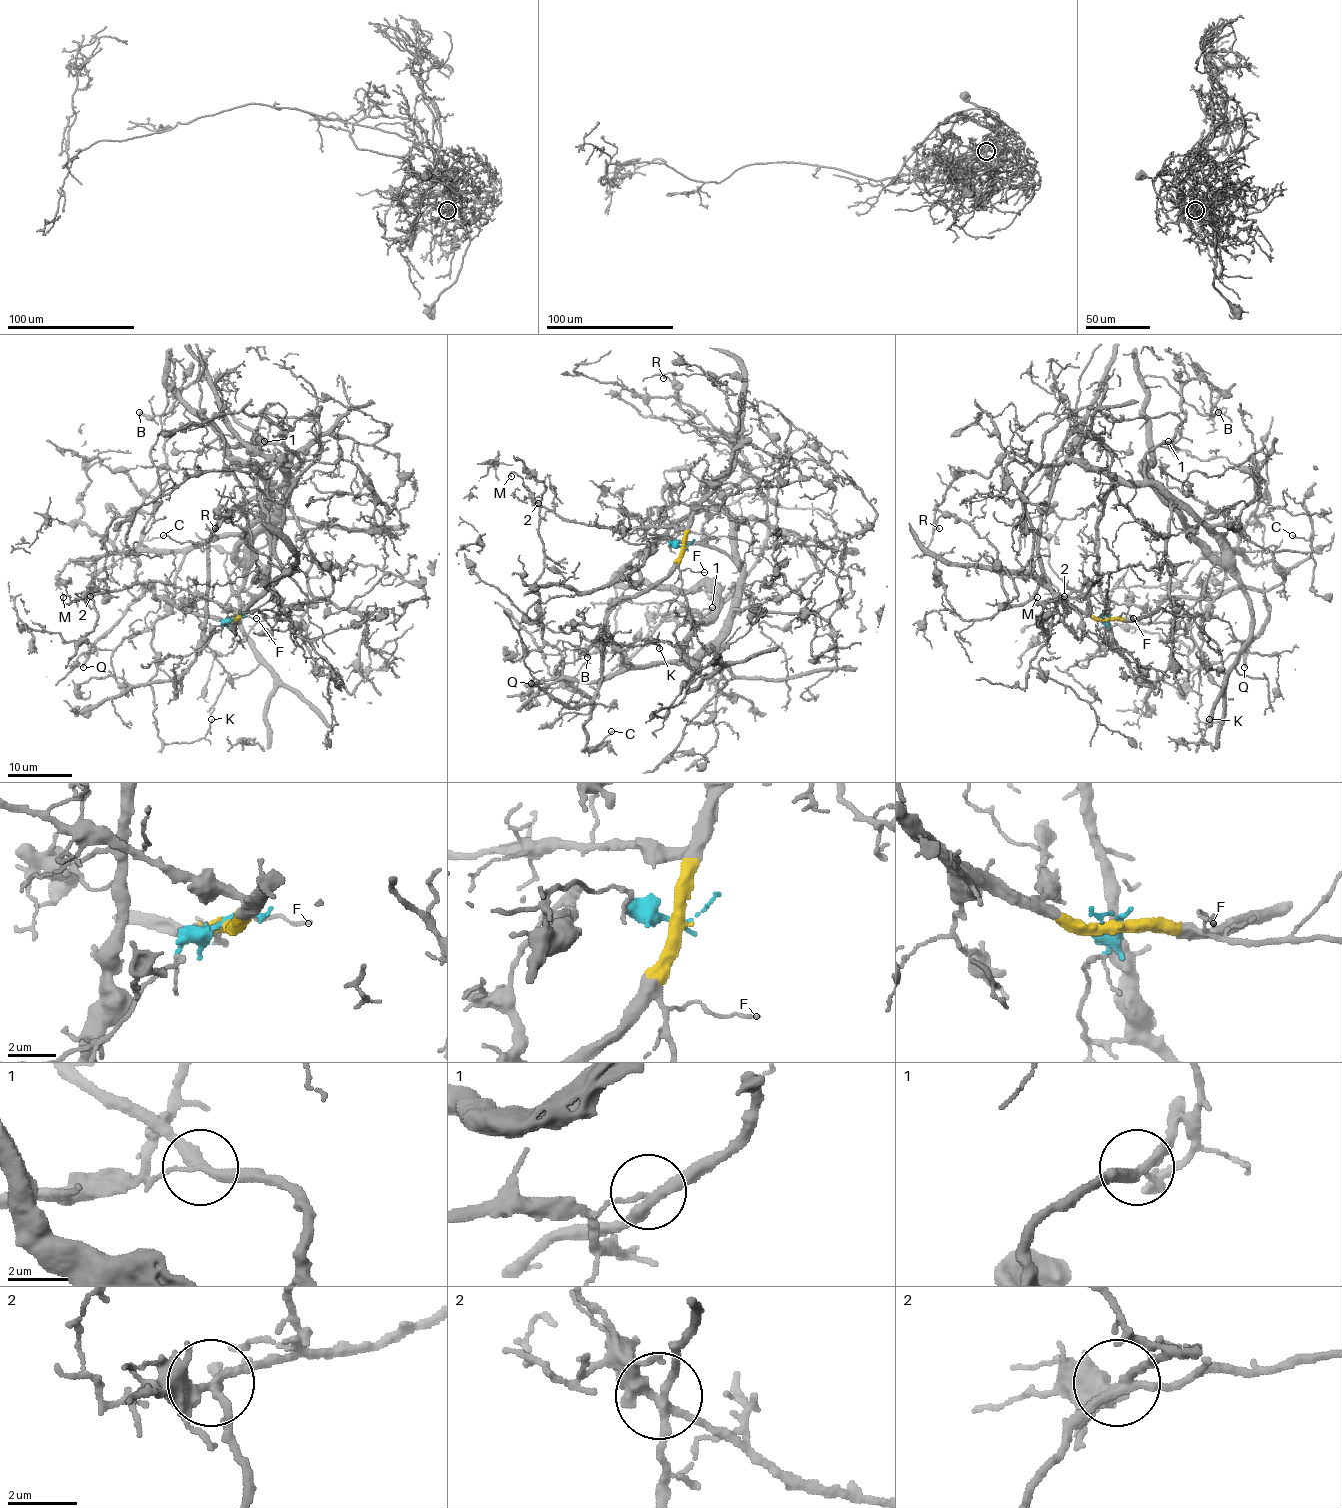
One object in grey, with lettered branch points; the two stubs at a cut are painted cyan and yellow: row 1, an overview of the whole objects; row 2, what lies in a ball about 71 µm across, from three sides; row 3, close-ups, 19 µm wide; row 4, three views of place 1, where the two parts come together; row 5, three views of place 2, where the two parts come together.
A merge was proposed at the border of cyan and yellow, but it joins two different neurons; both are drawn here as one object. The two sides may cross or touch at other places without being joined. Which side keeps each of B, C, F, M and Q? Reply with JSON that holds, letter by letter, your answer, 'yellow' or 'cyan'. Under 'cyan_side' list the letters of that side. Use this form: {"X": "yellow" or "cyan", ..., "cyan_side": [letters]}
{"B": "cyan", "C": "yellow", "F": "yellow", "M": "yellow", "Q": "yellow", "cyan_side": ["B"]}

